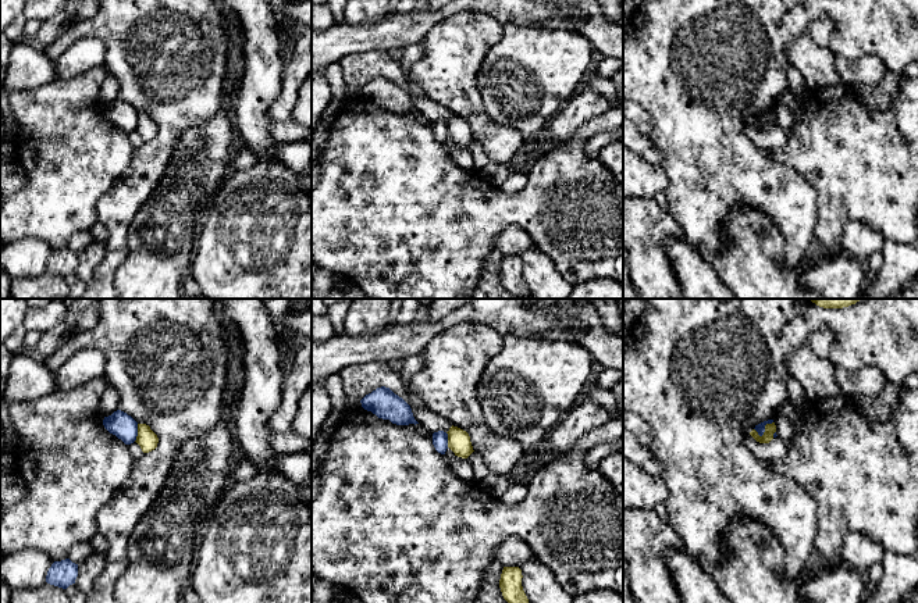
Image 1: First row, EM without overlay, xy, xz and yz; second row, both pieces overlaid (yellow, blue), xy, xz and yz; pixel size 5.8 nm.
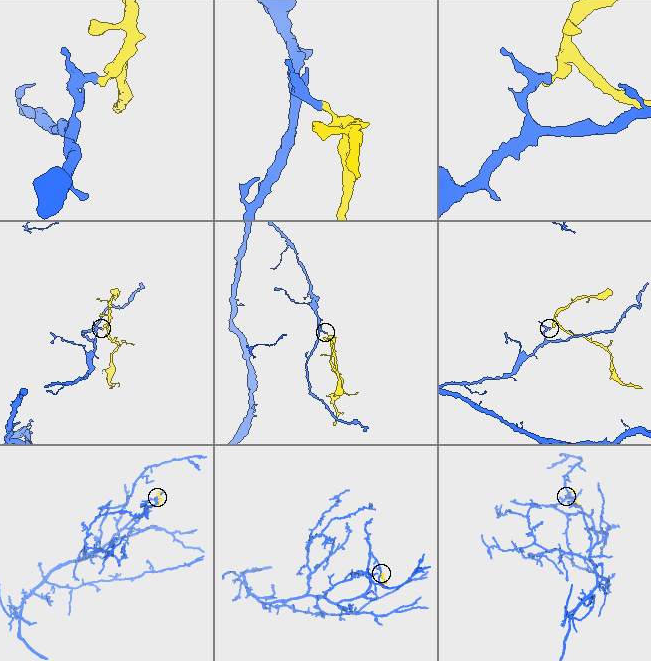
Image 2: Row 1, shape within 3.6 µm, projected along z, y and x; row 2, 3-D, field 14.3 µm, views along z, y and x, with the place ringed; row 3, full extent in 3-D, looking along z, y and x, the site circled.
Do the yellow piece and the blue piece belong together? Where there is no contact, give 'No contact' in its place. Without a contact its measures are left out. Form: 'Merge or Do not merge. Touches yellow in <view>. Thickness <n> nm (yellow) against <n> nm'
Do not merge. Touches yellow in yz. Thickness 60 nm (yellow) against 60 nm

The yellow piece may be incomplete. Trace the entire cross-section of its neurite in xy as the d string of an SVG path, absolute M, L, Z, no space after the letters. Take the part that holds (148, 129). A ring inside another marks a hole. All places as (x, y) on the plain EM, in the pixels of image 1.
M138 113L138 125L135 129L143 142L149 142L157 136L159 126L146 113Z

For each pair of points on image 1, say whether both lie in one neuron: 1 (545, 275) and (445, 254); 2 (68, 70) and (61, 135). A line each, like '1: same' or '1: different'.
1: different
2: different

